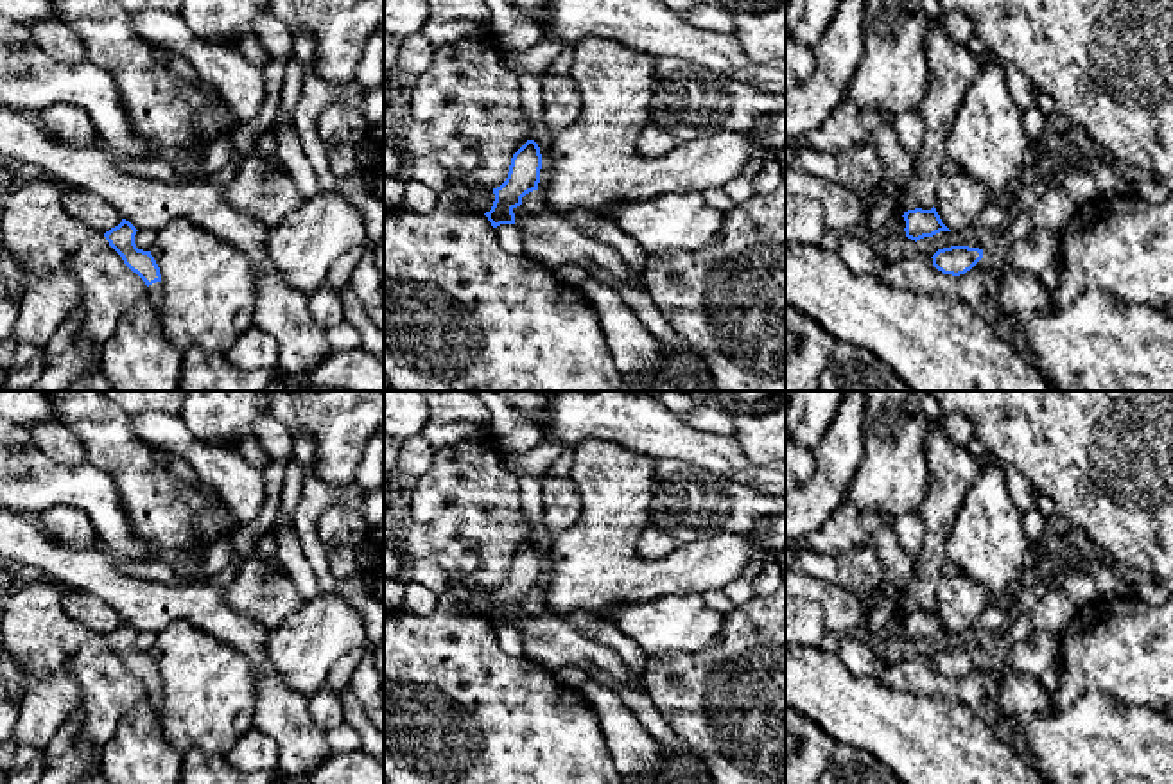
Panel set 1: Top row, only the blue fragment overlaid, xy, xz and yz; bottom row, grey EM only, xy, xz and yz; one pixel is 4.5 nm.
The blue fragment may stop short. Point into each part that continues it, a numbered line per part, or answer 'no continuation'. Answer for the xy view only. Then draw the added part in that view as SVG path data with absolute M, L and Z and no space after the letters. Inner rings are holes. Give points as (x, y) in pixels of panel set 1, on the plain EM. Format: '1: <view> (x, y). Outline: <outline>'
1: xy (155, 693). Outline: M156 684L156 685L152 685L152 687L147 689L147 700L152 703L154 709L160 707L161 698L163 698L163 687L161 687L161 684Z

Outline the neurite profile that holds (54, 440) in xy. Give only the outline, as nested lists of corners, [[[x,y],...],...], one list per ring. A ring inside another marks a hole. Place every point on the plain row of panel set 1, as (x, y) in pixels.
[[[59,420],[34,423],[29,432],[39,450],[54,463],[70,465],[86,461],[83,445]]]

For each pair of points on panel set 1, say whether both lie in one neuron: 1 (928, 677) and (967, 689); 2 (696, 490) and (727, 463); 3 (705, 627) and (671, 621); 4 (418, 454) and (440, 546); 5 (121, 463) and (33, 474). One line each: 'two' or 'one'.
1: one
2: two
3: one
4: two
5: two

